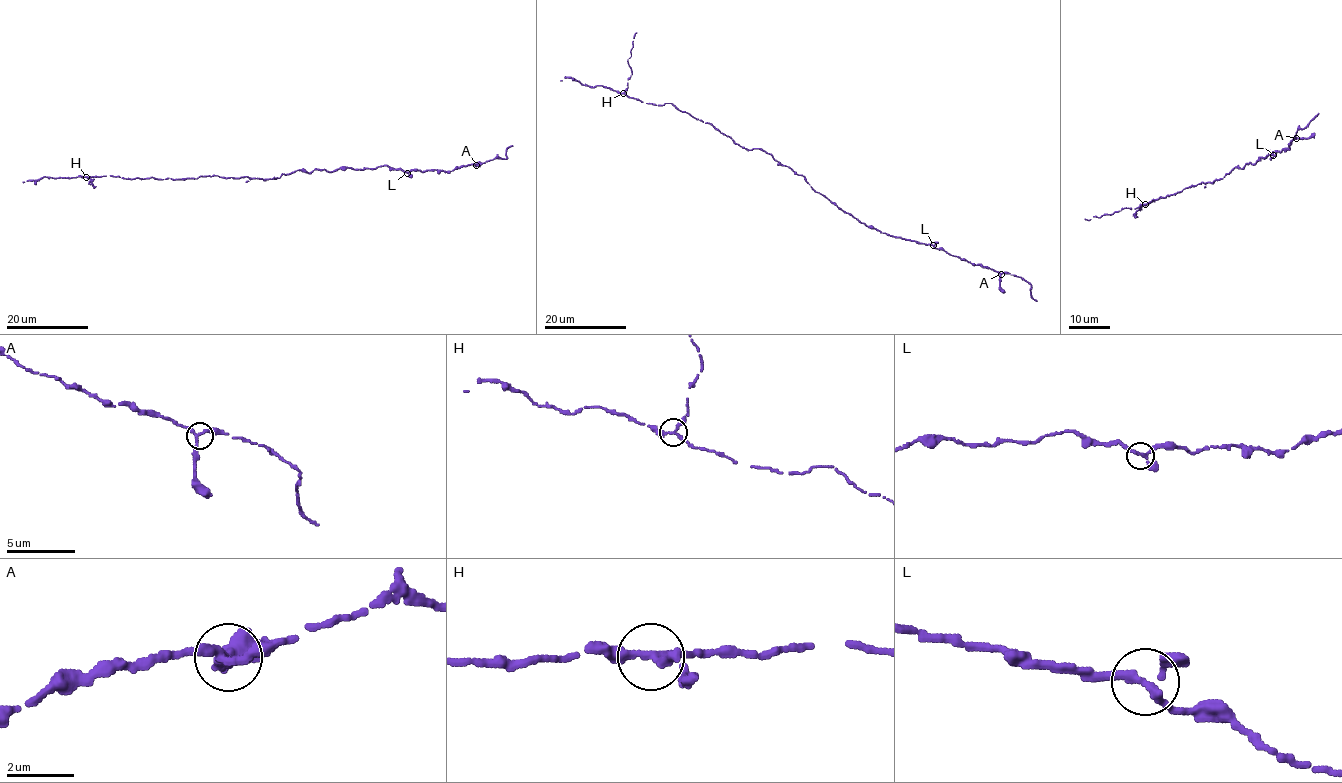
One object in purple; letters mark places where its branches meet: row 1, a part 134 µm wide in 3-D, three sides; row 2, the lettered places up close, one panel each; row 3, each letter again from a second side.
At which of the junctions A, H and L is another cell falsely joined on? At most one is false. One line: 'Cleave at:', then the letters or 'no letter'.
Cleave at: H

